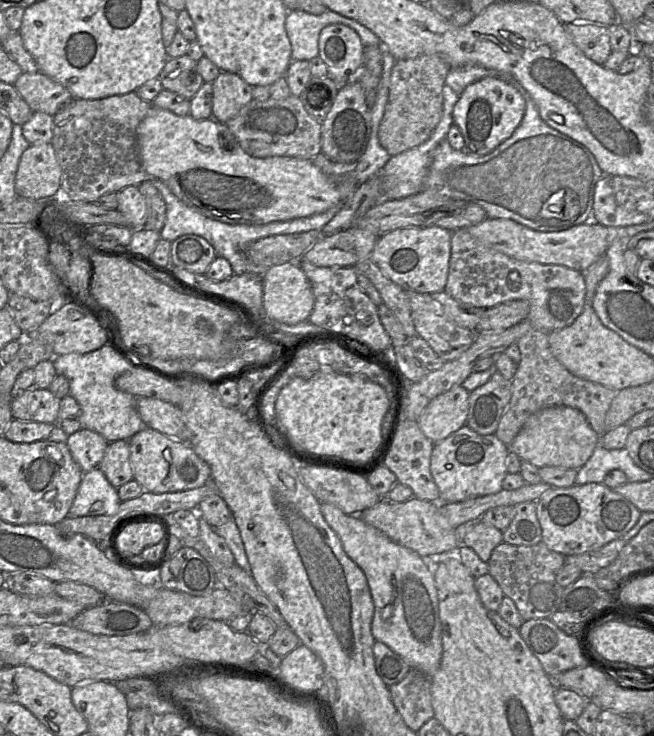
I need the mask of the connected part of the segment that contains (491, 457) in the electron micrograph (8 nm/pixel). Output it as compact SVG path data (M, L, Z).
M467 424L447 438L434 443L430 471L440 491L441 503L461 502L469 498L486 496L502 490L507 472L509 447L495 434L481 435Z

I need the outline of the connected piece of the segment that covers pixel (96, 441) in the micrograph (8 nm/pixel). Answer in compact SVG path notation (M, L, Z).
M79 429L69 435L66 441L73 460L83 473L98 467L108 444L104 437L88 429Z

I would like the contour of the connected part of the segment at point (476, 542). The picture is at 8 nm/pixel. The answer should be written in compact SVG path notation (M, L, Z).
M481 520L467 526L462 545L471 548L484 562L488 562L493 549L503 542L503 532Z

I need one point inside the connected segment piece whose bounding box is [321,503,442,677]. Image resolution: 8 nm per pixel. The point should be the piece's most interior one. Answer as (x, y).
(406, 618)

